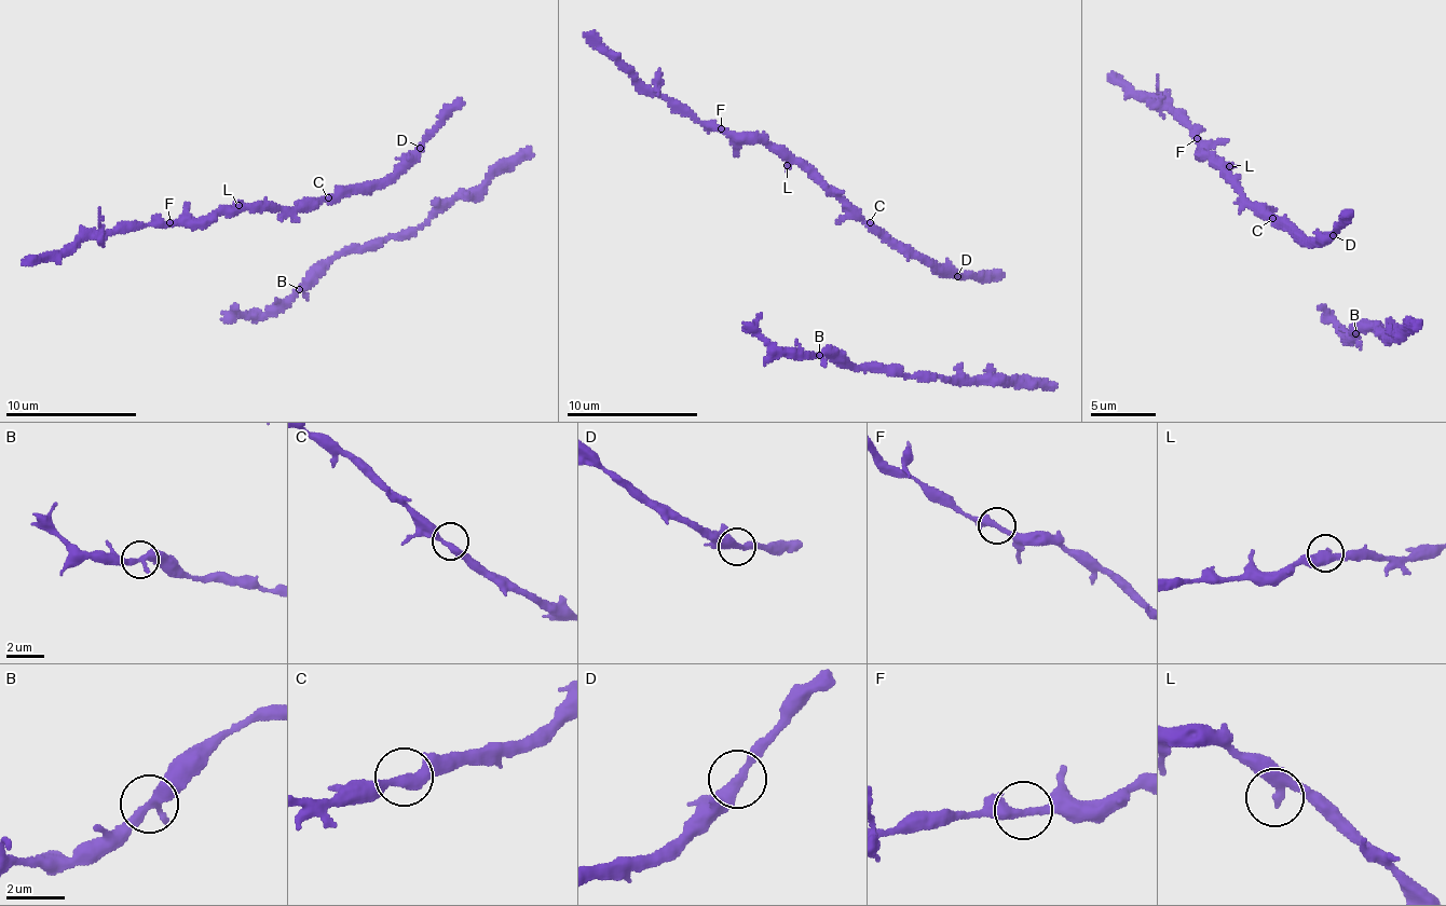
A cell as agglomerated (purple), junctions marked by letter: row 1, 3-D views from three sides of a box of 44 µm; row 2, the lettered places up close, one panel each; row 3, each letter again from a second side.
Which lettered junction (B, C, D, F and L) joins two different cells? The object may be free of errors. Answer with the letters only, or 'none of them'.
none of them

